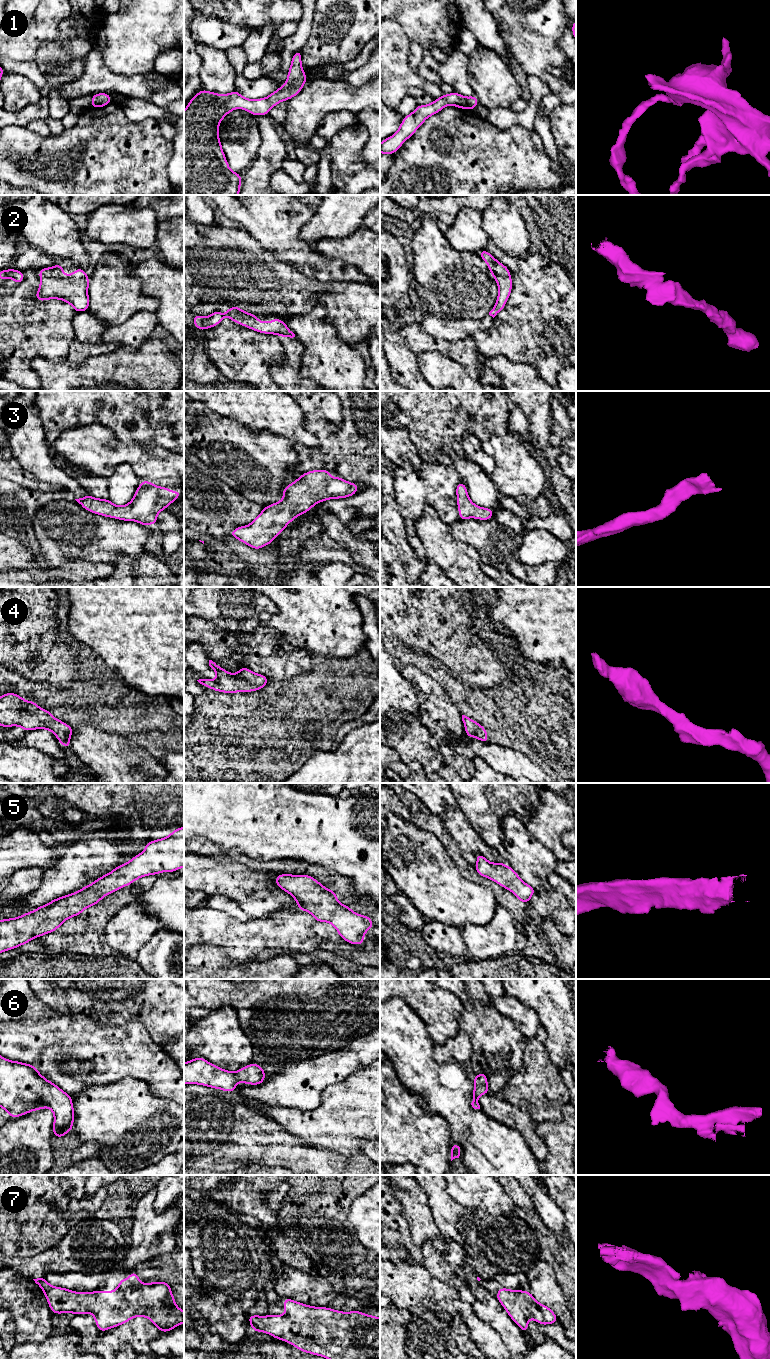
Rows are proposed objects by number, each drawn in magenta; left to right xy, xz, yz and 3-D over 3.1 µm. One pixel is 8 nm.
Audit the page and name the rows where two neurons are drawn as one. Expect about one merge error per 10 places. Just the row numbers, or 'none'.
none

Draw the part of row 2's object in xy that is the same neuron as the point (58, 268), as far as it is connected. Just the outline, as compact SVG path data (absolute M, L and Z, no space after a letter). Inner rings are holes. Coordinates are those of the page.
M57 263L53 267L39 269L38 274L40 286L35 294L37 301L59 299L69 303L75 312L89 310L89 276L81 267L65 275L62 263Z

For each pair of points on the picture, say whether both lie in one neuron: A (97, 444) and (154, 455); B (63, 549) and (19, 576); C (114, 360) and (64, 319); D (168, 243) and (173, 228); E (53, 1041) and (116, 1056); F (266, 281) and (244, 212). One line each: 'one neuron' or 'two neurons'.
A: one neuron
B: two neurons
C: two neurons
D: one neuron
E: one neuron
F: two neurons

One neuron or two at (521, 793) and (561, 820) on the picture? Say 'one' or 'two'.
two

